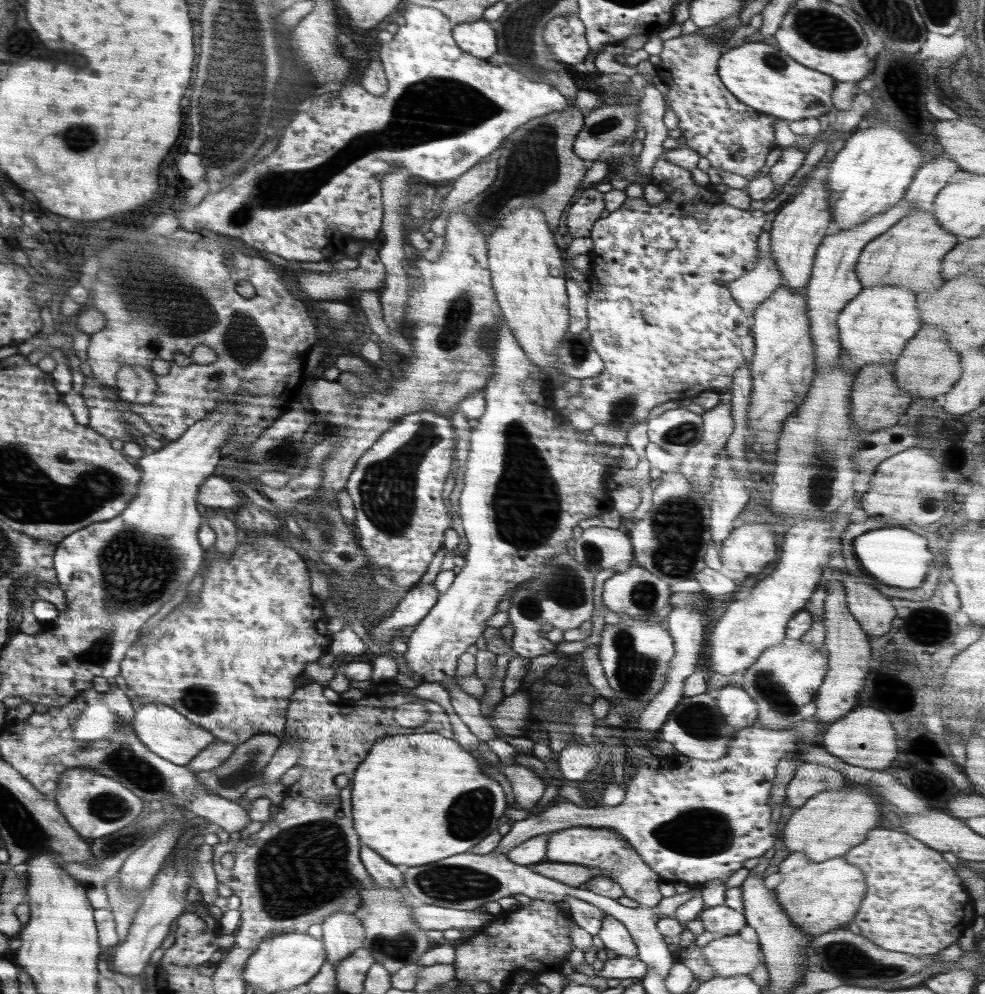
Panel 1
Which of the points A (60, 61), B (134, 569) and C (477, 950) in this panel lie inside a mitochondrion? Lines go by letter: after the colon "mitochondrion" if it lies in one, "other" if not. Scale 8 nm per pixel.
A: mitochondrion
B: mitochondrion
C: other

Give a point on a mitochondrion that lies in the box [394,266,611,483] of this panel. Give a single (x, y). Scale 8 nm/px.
(457, 326)

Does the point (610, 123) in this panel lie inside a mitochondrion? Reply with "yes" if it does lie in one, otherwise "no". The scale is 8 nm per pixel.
yes

